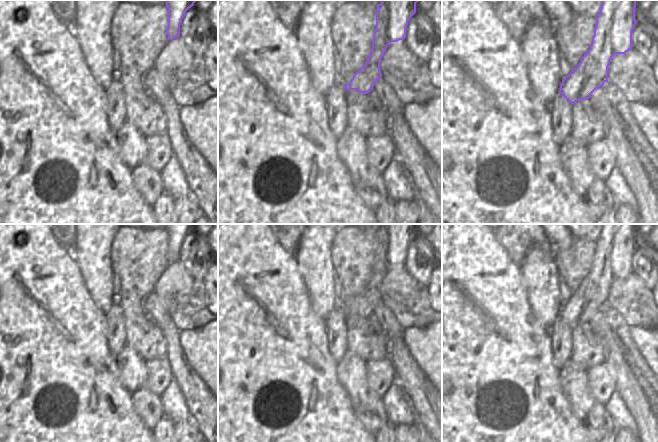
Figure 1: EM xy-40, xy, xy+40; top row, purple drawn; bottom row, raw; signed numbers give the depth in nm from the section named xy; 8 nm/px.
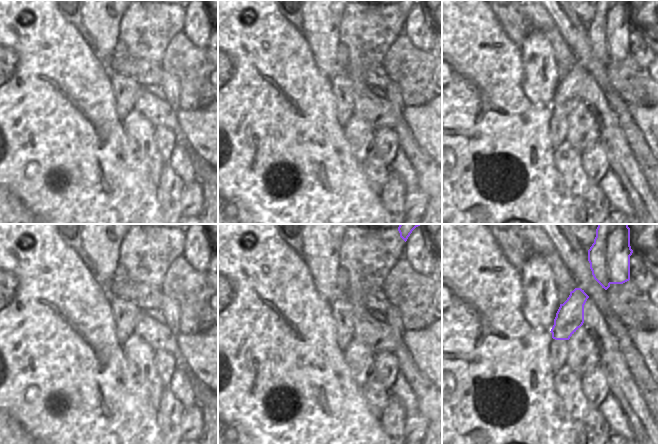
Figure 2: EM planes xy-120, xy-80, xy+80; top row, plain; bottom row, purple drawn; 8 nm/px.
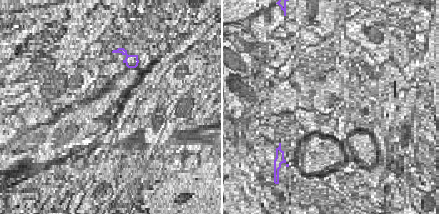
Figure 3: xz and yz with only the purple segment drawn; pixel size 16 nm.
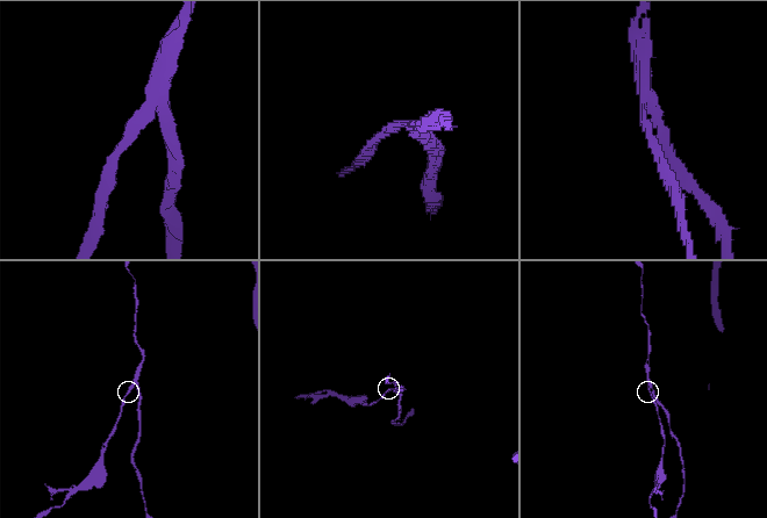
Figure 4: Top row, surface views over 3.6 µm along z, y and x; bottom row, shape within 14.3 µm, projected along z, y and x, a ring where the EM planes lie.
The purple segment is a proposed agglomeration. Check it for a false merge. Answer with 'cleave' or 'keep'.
cleave

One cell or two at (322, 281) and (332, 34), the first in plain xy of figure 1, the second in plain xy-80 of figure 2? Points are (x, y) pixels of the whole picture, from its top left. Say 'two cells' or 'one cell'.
one cell

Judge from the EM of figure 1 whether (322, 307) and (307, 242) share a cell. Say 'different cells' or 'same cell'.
same cell

